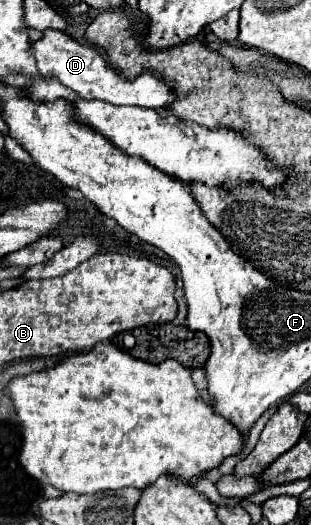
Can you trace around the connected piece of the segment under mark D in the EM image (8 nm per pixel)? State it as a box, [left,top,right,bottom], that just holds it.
[33,30,175,110]

